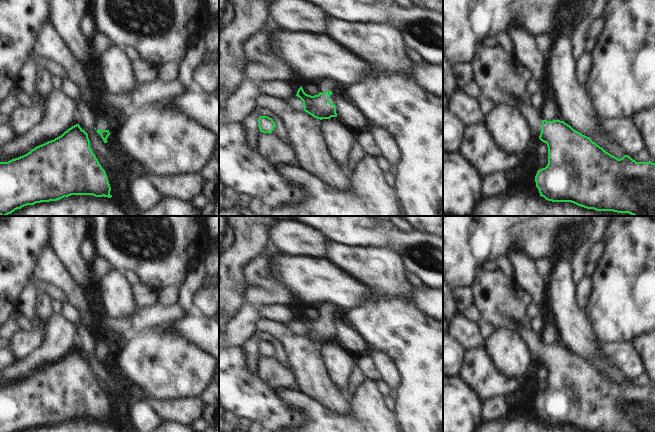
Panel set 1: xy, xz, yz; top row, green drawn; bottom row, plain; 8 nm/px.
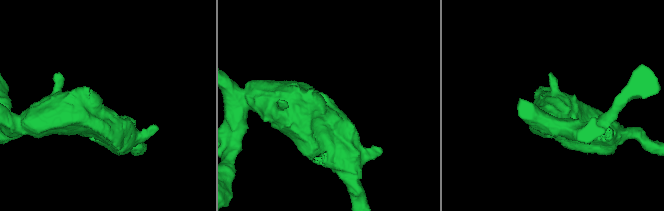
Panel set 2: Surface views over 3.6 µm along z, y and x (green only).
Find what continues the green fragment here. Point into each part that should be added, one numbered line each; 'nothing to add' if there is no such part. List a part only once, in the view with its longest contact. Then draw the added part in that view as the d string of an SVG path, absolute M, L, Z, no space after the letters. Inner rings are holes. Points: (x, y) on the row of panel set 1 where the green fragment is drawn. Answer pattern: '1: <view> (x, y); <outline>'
1: yz (503, 78); M485 45L476 51L471 63L475 73L475 81L481 88L482 94L491 98L496 105L506 104L518 110L528 121L535 137L539 138L542 130L541 111L536 109L532 95L527 91L527 85L533 78L530 70L503 48L490 48Z

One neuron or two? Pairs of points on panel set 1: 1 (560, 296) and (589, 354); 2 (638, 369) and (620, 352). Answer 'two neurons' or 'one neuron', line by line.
1: one neuron
2: one neuron

